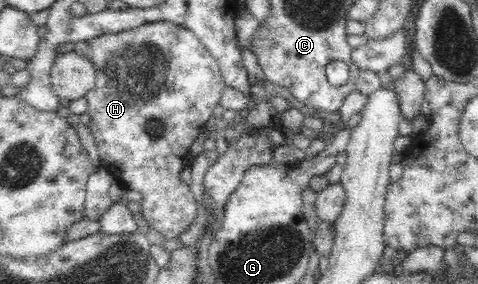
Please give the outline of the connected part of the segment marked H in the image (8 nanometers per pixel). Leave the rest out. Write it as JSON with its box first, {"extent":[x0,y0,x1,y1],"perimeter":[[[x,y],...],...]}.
{"extent":[85,21,227,240],"perimeter":[[[155,21],[120,33],[98,35],[90,39],[88,45],[90,60],[93,62],[95,69],[97,69],[97,80],[95,87],[87,93],[85,99],[88,105],[87,112],[89,112],[92,117],[89,125],[98,147],[101,167],[108,169],[113,174],[115,182],[122,185],[127,190],[134,189],[143,194],[140,204],[142,206],[142,215],[150,224],[149,229],[159,231],[167,240],[175,239],[175,236],[179,236],[183,231],[187,230],[198,214],[193,192],[191,192],[189,186],[181,180],[179,173],[183,171],[186,165],[186,159],[190,156],[189,151],[191,145],[195,143],[195,139],[199,137],[199,134],[205,131],[207,119],[209,119],[210,115],[218,113],[220,110],[220,95],[223,89],[227,87],[223,79],[223,74],[221,74],[221,68],[218,66],[217,60],[211,55],[211,52],[207,50],[203,42],[199,41],[199,38],[195,36],[195,33],[191,31],[191,29],[180,27],[171,21]]]}

